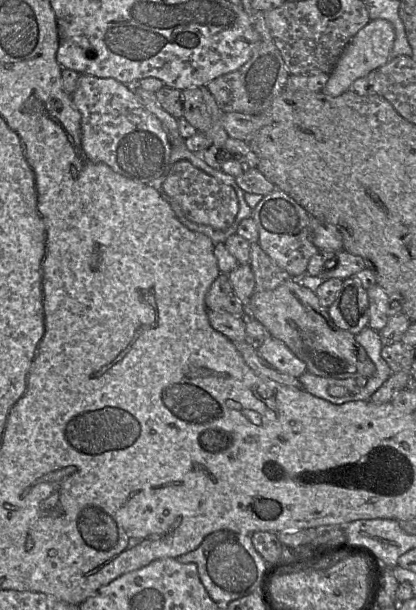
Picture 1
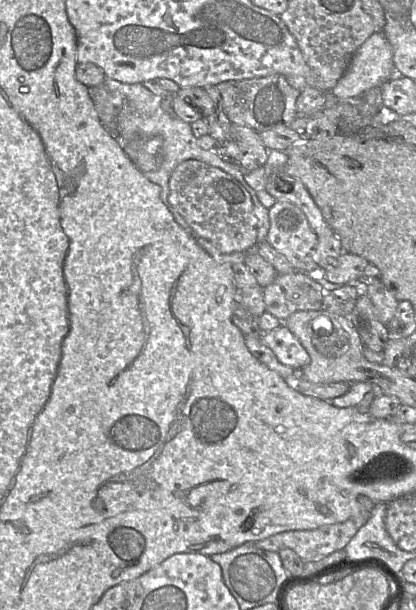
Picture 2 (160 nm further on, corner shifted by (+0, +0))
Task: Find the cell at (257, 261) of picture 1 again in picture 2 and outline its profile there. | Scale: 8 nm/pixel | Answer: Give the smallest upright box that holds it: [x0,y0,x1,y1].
[263,271,325,322]

